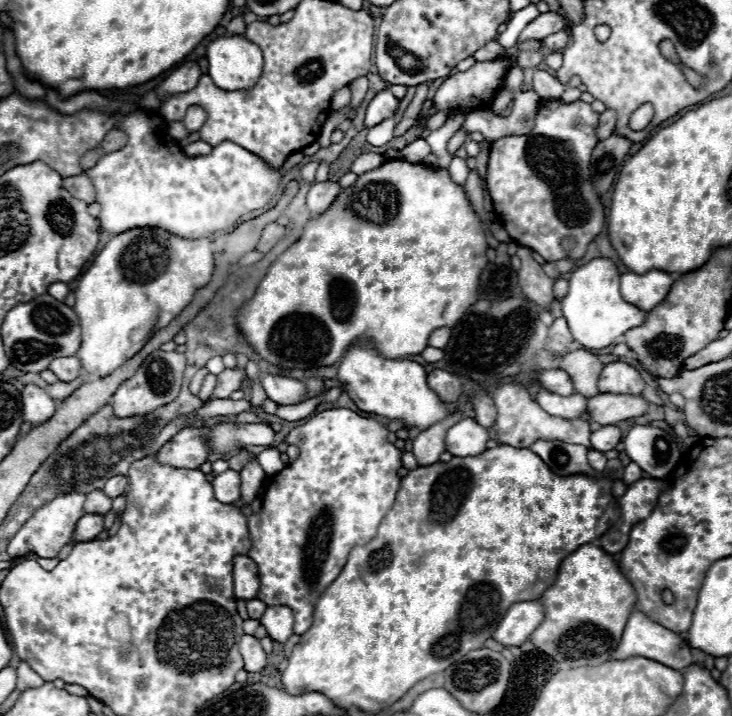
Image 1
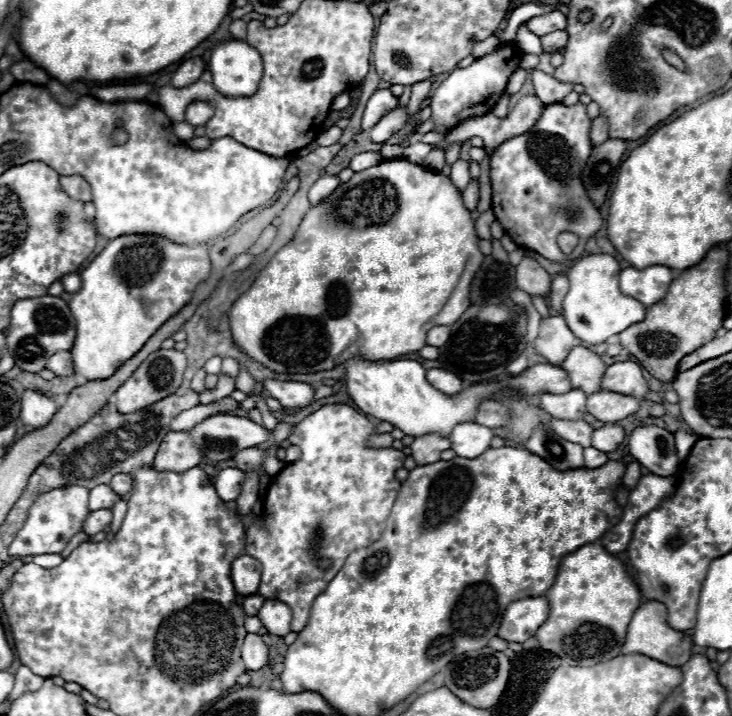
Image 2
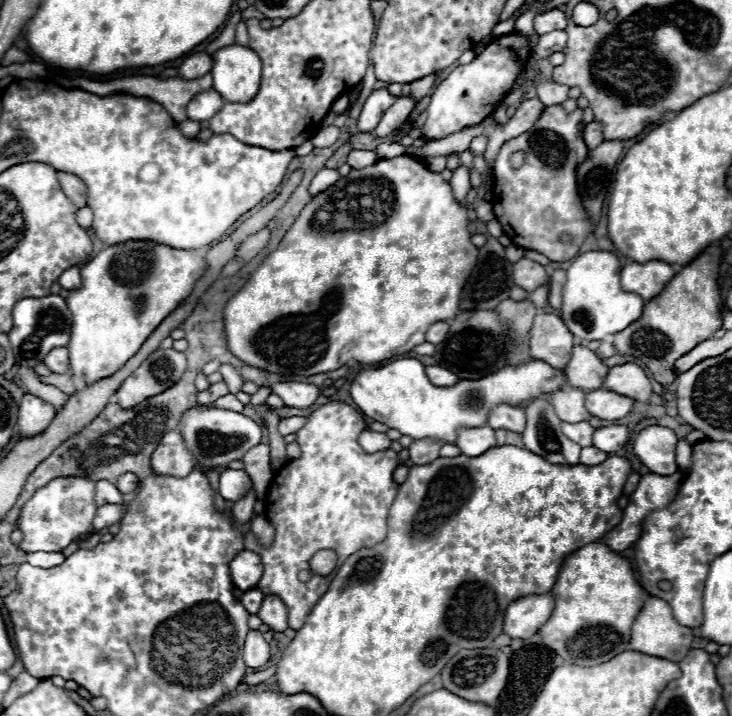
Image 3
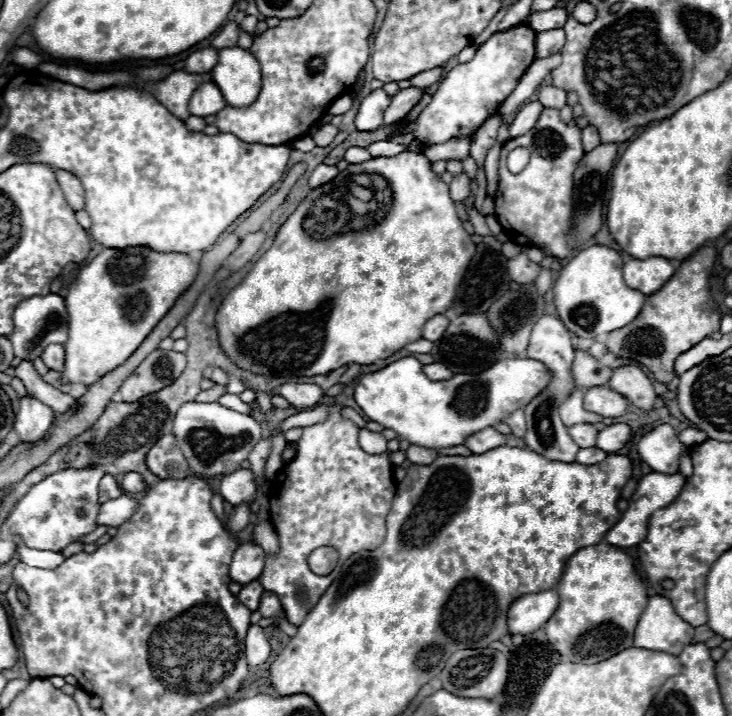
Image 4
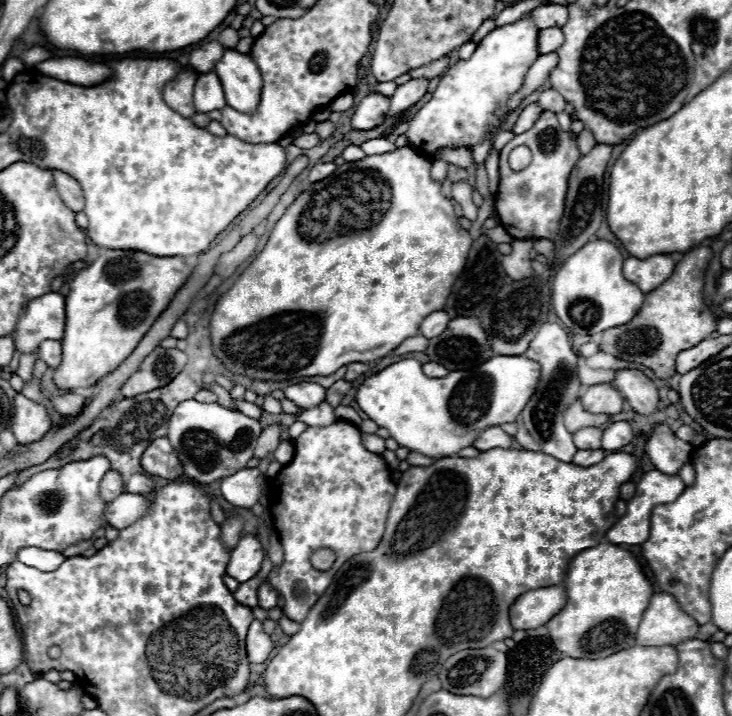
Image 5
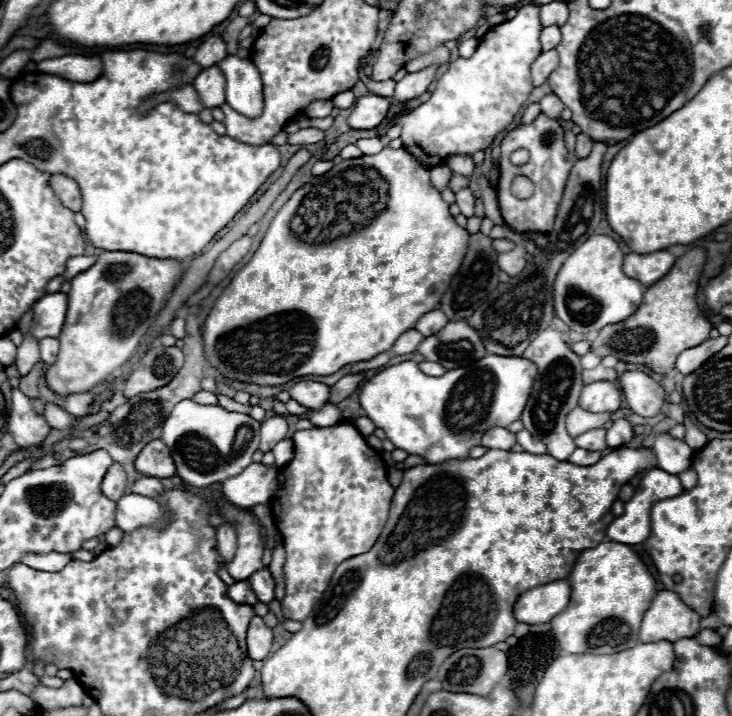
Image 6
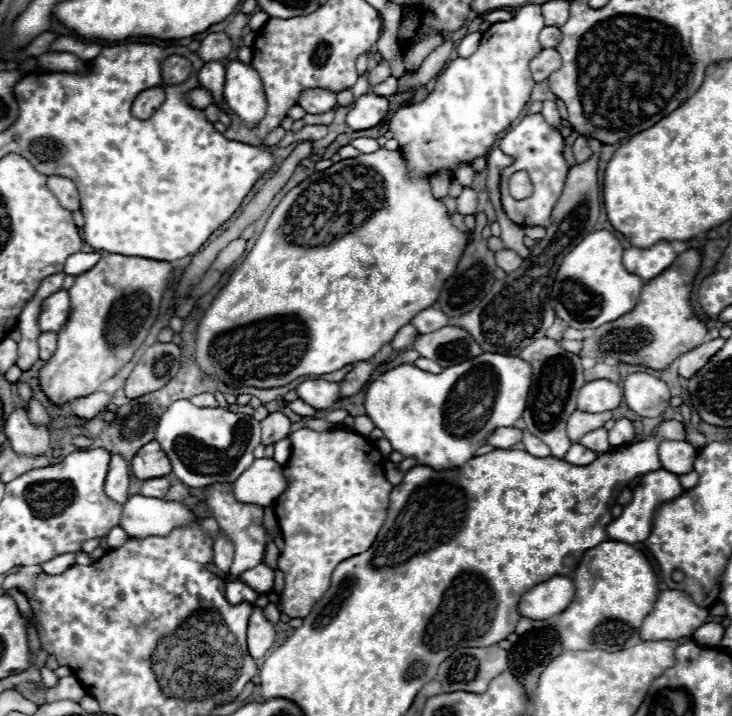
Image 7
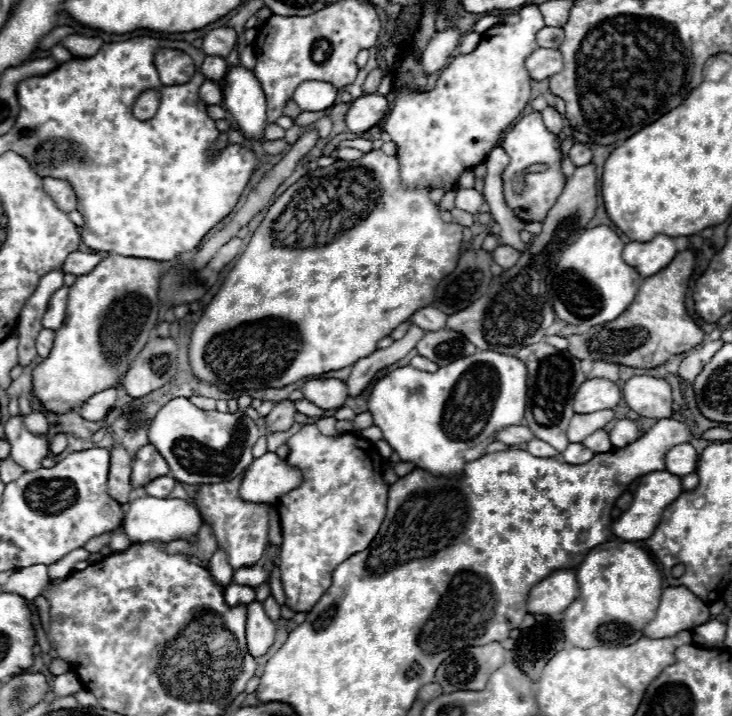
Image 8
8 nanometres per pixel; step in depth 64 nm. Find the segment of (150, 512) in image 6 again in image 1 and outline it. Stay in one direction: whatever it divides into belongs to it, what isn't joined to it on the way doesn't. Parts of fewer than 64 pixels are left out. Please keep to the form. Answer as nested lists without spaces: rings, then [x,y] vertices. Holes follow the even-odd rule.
[[[84,514],[84,516],[76,522],[76,530],[74,530],[70,542],[72,542],[72,544],[92,542],[102,530],[104,530],[104,516]]]

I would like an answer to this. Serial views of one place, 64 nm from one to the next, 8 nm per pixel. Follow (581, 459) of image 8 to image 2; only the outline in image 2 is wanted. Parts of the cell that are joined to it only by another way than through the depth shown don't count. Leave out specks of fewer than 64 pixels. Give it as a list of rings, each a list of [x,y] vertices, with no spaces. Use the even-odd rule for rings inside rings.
[[[586,448],[584,450],[584,460],[586,460],[588,468],[600,468],[600,466],[604,466],[608,462],[606,454],[596,450],[596,448]]]

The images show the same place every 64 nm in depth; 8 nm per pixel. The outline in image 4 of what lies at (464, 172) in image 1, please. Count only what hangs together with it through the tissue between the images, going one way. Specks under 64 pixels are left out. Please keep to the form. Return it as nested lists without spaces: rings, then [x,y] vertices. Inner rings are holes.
[[[466,174],[454,176],[454,180],[450,182],[450,196],[452,196],[452,200],[454,202],[464,202],[468,194],[470,194],[470,178]]]

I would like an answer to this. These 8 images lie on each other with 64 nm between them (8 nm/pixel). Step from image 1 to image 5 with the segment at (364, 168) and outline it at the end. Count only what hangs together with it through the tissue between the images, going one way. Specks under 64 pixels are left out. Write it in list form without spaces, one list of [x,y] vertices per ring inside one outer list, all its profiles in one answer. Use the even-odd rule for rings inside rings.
[[[348,146],[344,152],[342,152],[342,158],[346,160],[346,162],[358,162],[358,160],[364,160],[366,158],[366,154],[362,152],[362,148],[360,146]]]

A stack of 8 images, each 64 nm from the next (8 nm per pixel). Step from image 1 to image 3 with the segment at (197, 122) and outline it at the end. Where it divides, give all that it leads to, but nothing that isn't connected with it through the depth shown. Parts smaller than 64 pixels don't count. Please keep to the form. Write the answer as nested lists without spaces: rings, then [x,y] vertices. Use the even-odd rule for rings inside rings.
[[[212,88],[212,90],[196,94],[196,98],[192,98],[192,102],[186,106],[186,116],[188,116],[188,120],[206,122],[220,108],[222,108],[222,96]]]

